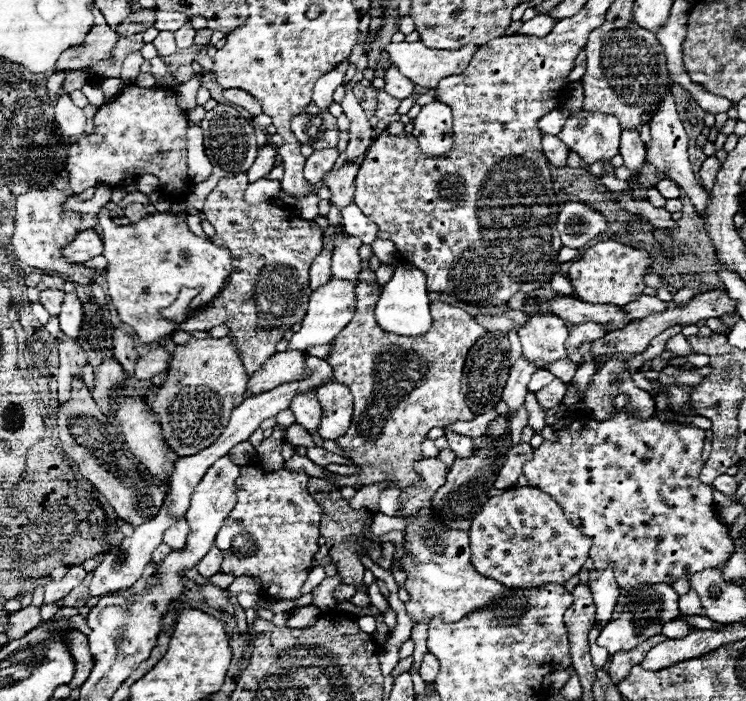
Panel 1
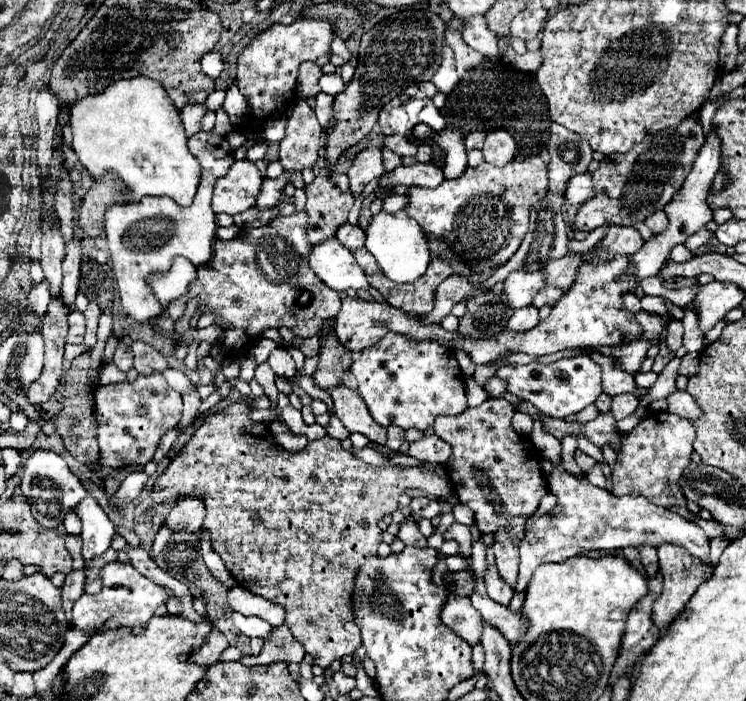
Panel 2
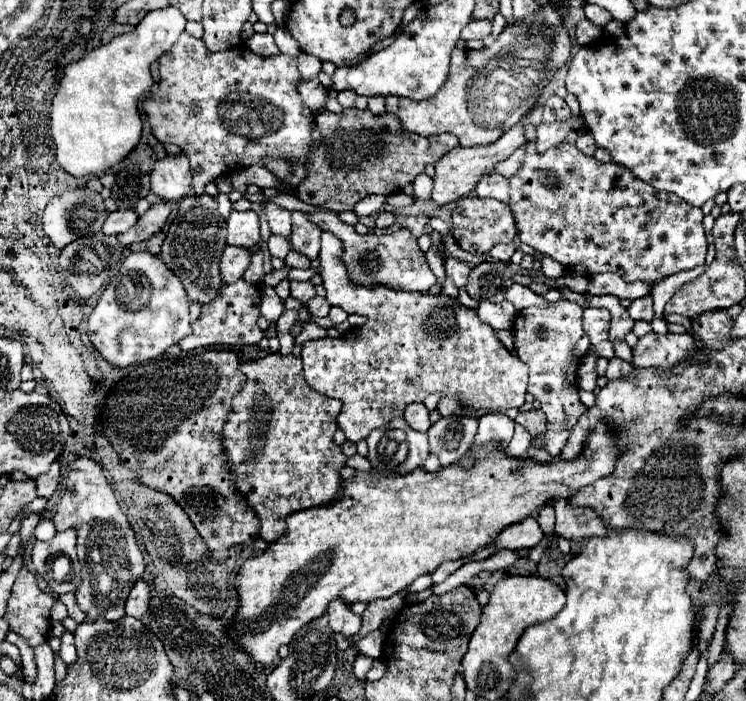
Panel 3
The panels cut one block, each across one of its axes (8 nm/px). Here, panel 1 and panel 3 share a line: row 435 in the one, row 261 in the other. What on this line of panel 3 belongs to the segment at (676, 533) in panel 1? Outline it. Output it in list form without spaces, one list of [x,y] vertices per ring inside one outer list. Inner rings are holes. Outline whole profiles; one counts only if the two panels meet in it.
[[[530,140],[526,144],[526,160],[524,160],[522,168],[510,178],[510,208],[512,208],[514,218],[516,218],[518,236],[520,236],[520,240],[524,244],[532,246],[534,250],[538,250],[542,254],[548,254],[550,258],[554,258],[562,266],[566,266],[572,272],[582,274],[582,276],[592,276],[592,274],[598,274],[598,272],[618,272],[628,282],[646,280],[646,282],[654,284],[654,282],[658,282],[658,280],[662,280],[662,278],[666,278],[670,274],[700,266],[700,264],[704,264],[704,258],[706,258],[706,246],[708,244],[706,244],[706,236],[704,236],[704,228],[702,228],[704,214],[702,214],[700,208],[690,206],[686,200],[678,198],[676,194],[656,192],[652,186],[646,186],[646,182],[642,182],[640,178],[634,178],[634,174],[630,174],[630,170],[626,170],[624,166],[618,166],[616,162],[600,162],[594,156],[586,156],[574,144],[566,144],[564,142],[560,146],[554,146],[554,148],[546,150],[546,152],[542,152],[542,154],[536,154],[534,140]]]

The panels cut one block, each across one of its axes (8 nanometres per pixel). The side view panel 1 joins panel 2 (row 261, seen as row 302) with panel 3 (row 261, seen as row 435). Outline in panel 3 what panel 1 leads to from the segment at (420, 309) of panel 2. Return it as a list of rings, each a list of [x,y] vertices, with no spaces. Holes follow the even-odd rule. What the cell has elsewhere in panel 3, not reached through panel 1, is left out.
[[[312,212],[310,220],[316,222],[322,230],[328,230],[336,234],[344,242],[344,262],[348,268],[348,276],[354,284],[360,286],[388,286],[394,290],[412,290],[412,292],[424,292],[430,290],[436,284],[436,276],[432,274],[424,252],[418,248],[416,238],[410,234],[410,230],[400,228],[396,232],[384,232],[384,234],[356,234],[354,226],[340,222],[330,212]]]

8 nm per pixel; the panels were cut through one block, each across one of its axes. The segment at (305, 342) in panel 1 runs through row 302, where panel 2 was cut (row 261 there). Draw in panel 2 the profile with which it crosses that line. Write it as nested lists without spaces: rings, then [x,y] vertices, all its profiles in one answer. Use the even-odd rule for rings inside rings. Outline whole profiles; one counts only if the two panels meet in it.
[[[328,238],[320,244],[314,244],[308,260],[314,274],[328,288],[336,292],[368,290],[364,270],[354,262],[352,252],[336,238]]]

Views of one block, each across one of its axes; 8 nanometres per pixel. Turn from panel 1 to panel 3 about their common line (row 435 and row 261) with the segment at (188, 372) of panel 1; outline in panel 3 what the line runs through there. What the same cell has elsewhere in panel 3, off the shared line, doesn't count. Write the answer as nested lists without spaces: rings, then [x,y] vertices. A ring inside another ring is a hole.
[[[186,196],[180,202],[176,220],[170,224],[168,236],[162,244],[160,258],[162,262],[178,274],[190,302],[196,304],[210,304],[218,298],[222,288],[222,272],[220,272],[220,258],[222,250],[226,248],[226,220],[218,212],[218,204],[212,196]]]

